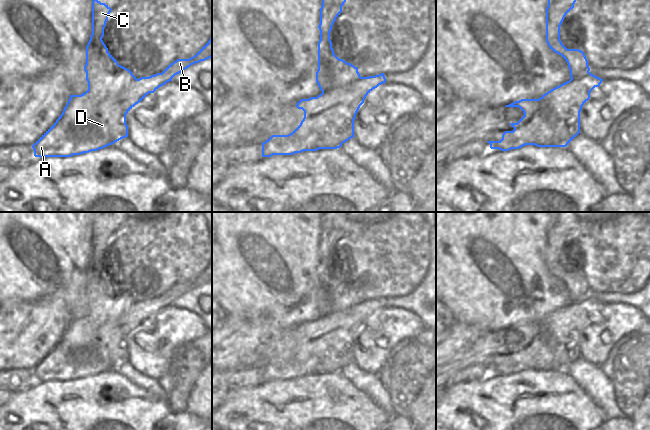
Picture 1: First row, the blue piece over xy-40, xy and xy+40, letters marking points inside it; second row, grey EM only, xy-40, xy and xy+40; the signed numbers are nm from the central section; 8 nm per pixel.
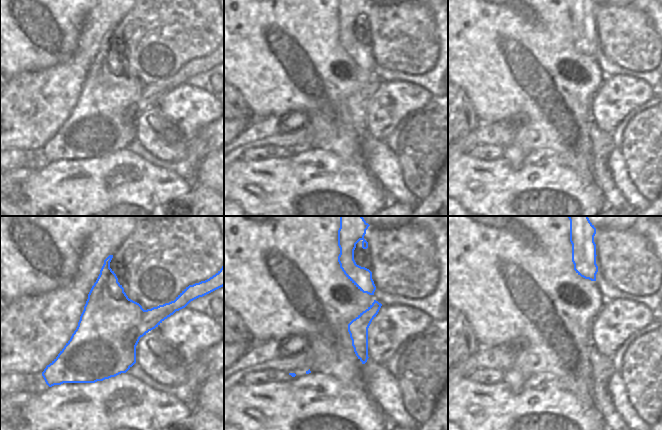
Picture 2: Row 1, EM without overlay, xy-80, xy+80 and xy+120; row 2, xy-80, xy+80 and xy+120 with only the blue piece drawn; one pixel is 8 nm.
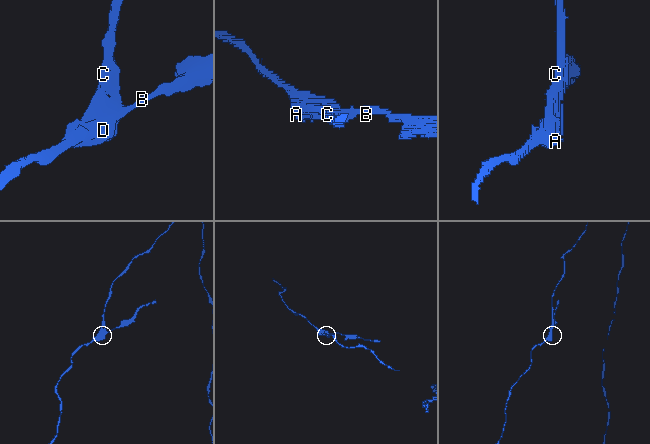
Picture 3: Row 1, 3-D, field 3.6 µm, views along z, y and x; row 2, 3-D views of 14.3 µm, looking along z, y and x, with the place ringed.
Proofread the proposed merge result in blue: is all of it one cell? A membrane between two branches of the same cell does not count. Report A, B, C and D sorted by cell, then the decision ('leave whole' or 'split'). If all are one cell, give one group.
A C D / B; split

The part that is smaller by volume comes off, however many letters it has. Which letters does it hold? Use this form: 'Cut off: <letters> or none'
Cut off: B

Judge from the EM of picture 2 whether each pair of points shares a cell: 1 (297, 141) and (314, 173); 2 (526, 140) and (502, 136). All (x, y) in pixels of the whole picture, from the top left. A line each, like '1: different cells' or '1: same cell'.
1: different cells
2: different cells

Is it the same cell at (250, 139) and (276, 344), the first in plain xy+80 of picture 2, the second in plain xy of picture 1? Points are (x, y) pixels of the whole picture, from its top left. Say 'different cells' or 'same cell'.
same cell

